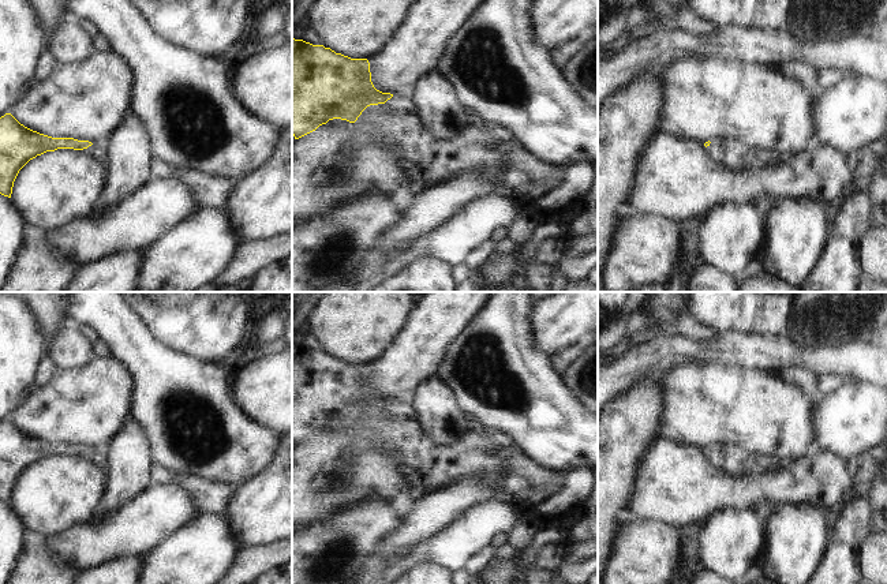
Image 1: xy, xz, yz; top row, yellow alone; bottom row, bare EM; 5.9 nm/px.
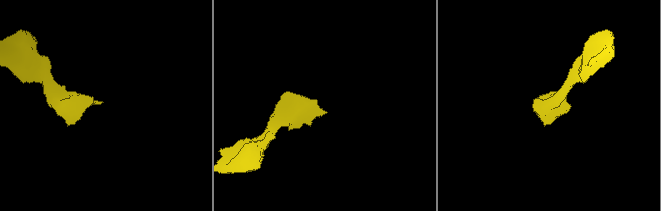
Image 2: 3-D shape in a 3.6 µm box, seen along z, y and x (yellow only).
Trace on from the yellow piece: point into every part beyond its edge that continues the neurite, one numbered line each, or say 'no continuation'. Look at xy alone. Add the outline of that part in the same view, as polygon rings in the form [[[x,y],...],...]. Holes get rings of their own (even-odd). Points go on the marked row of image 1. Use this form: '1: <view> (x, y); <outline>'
1: xy (103, 154); [[[97,143],[89,146],[87,150],[93,151],[100,160],[108,161],[109,151],[100,149]]]

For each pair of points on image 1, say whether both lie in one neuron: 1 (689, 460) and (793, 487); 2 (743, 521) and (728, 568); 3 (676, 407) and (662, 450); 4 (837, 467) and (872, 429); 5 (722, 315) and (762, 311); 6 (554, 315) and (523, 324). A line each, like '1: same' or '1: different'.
1: same
2: same
3: different
4: different
5: same
6: different

